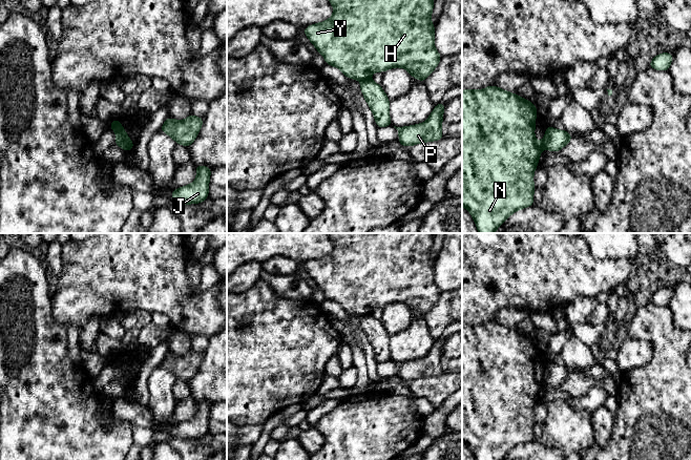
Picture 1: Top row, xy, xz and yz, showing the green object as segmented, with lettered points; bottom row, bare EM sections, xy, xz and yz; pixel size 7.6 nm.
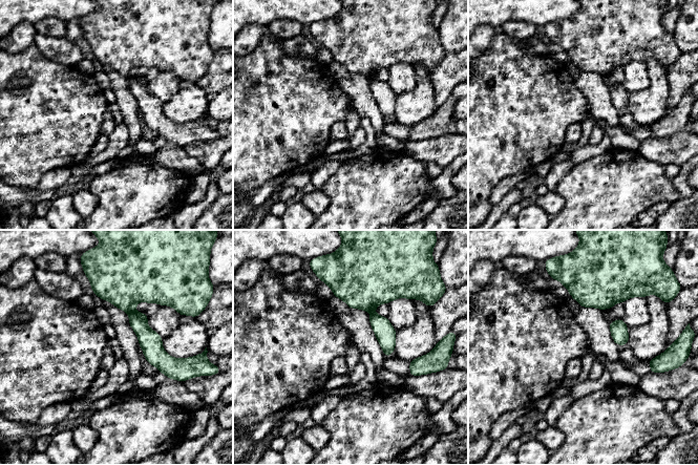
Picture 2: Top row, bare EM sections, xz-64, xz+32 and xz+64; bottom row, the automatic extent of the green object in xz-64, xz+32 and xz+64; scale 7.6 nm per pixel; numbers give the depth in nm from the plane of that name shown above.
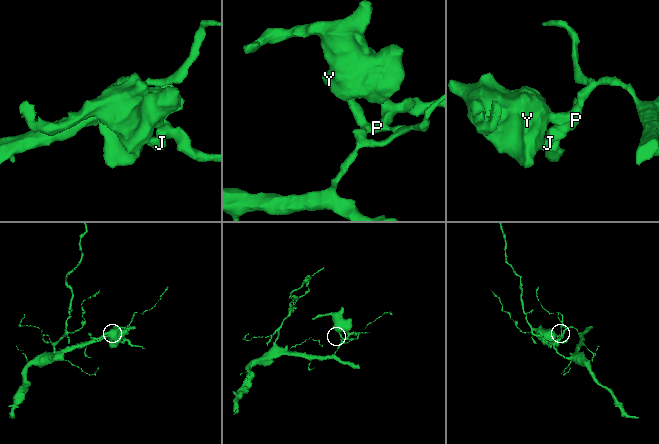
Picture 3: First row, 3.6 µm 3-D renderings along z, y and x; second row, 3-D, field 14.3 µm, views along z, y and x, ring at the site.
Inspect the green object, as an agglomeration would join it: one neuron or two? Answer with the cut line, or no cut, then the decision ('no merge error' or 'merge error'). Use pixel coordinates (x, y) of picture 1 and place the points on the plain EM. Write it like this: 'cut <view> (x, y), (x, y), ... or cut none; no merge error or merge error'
cut xz (369, 312), (361, 316); merge error

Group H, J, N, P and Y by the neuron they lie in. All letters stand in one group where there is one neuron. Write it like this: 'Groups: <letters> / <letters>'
Groups: H N Y / J P

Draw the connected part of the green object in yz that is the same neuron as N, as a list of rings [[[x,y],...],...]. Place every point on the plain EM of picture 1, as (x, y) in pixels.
[[[495,320],[479,326],[462,326],[462,442],[468,445],[476,460],[502,460],[515,446],[533,441],[533,407],[543,384],[543,378],[537,377],[533,369],[538,347],[532,337]]]

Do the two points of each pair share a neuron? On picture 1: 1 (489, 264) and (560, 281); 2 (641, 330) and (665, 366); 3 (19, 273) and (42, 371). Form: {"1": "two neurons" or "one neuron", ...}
{"1": "one neuron", "2": "one neuron", "3": "one neuron"}

